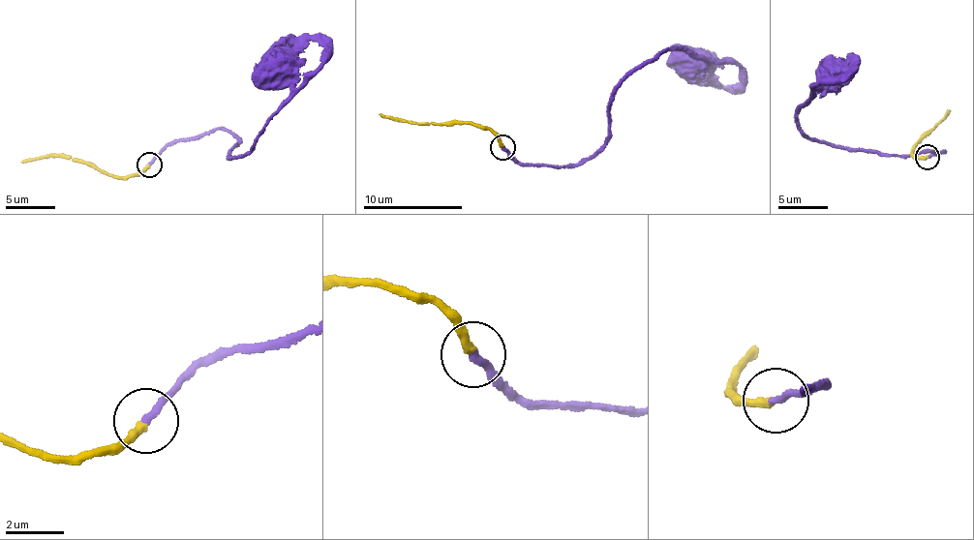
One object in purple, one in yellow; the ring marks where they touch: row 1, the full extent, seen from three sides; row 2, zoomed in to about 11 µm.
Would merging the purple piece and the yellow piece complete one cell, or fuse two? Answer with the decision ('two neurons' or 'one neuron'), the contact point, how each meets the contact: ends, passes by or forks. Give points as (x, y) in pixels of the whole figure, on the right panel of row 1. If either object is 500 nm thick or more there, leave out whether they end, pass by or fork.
one neuron; place (928, 157); purple ends; yellow ends

